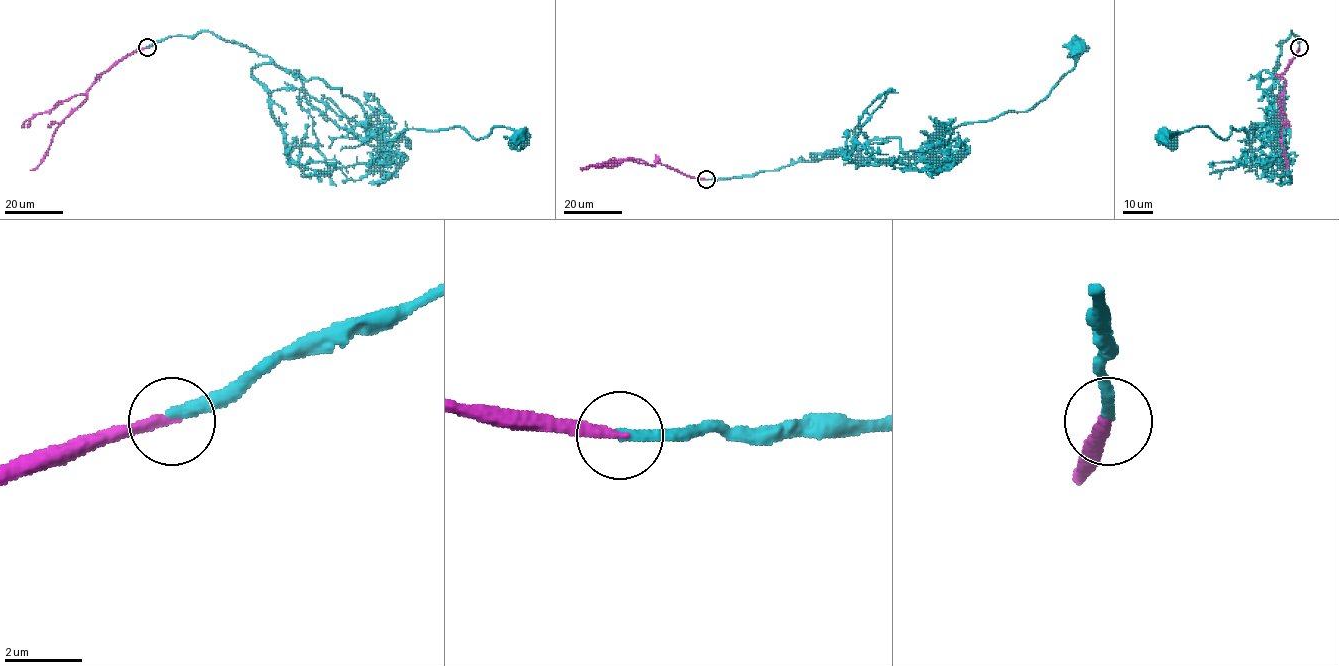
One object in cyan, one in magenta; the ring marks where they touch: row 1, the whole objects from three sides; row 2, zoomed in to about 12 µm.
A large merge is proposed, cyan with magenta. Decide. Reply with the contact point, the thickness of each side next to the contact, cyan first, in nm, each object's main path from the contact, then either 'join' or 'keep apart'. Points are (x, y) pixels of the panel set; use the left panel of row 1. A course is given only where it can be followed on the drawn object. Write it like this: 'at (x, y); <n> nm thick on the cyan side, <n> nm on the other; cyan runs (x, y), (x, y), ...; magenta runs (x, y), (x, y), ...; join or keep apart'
at (147, 47); 300 nm thick on the cyan side, 280 nm on the other; cyan runs (147, 47), (211, 31), (341, 88), (382, 141), (411, 128), (463, 127), (477, 139), (504, 126), (521, 137); magenta runs (147, 47), (127, 54), (100, 75), (86, 99), (58, 127), (44, 160), (30, 170); join

